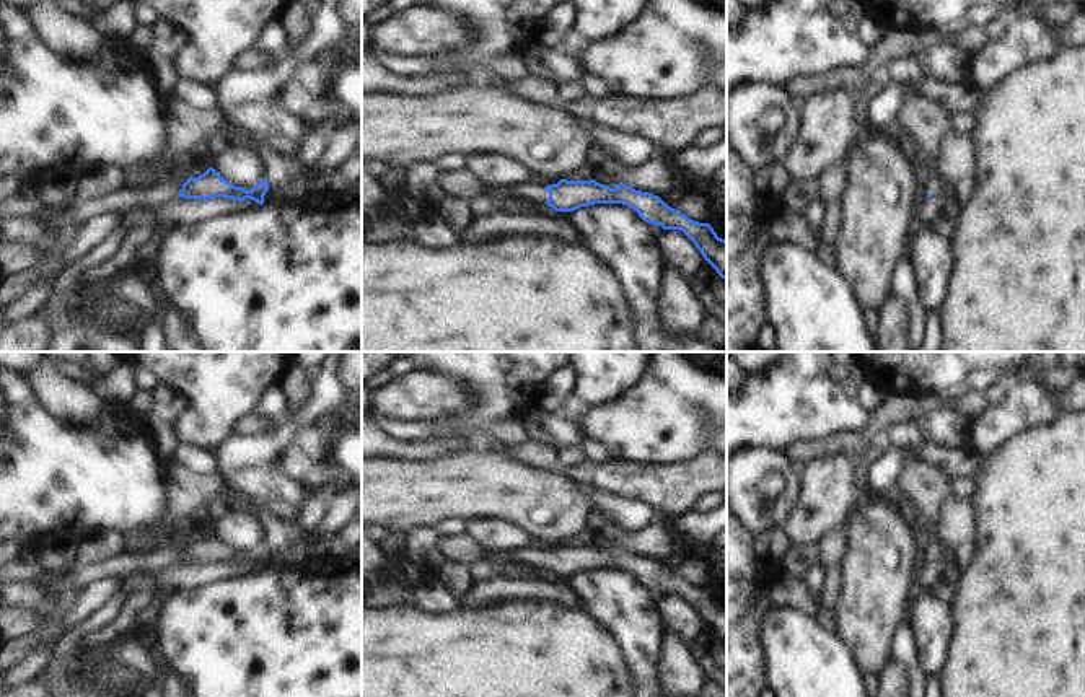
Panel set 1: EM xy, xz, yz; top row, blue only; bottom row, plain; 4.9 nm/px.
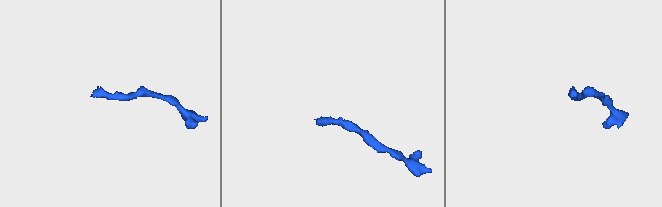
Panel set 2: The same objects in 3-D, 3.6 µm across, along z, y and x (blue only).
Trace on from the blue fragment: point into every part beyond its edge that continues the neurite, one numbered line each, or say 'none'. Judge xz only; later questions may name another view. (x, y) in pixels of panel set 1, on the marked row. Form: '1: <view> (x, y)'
1: xz (507, 199)

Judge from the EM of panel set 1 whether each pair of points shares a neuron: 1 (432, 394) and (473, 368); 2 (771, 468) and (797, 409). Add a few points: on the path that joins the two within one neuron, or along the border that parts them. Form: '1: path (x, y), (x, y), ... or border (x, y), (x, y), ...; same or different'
1: border (422, 368), (453, 373), (478, 394), (479, 406); different
2: border (743, 450), (771, 448), (784, 453); different

